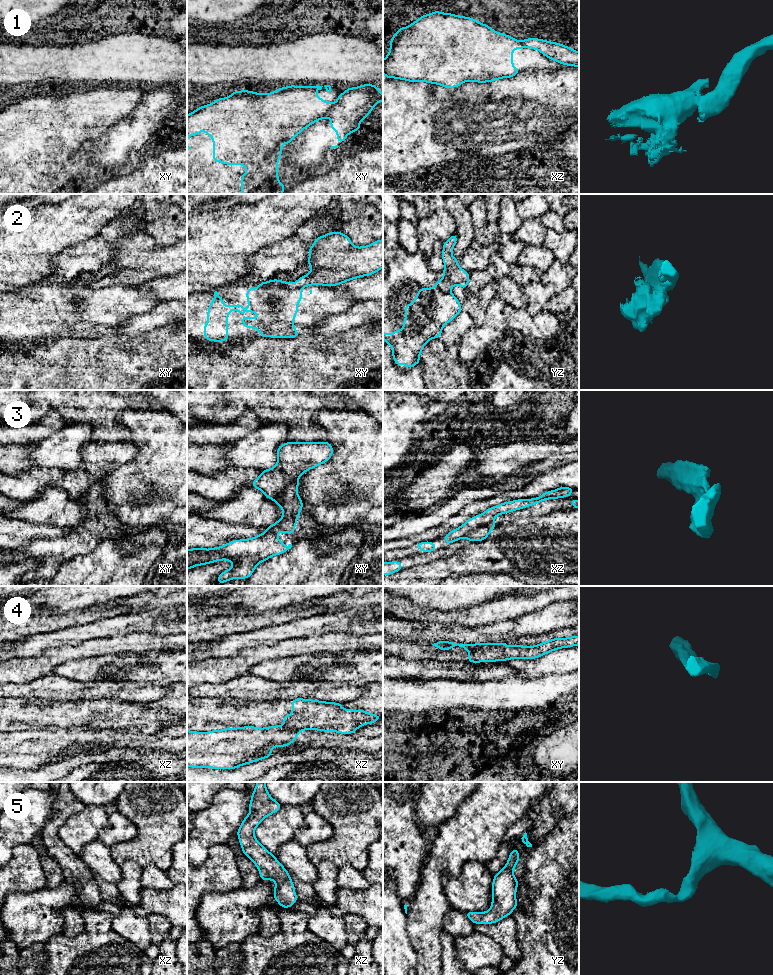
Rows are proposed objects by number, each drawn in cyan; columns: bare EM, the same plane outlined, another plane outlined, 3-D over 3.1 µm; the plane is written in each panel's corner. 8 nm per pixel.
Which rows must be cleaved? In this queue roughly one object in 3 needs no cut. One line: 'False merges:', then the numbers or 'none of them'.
False merges: 1, 2, 3, 4

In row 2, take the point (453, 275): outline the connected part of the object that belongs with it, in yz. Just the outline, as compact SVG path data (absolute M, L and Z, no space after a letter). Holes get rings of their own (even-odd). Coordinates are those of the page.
M455 233L443 244L442 259L445 268L443 278L437 282L443 292L451 291L454 285L459 285L465 289L468 287L470 273L460 268L458 260L451 254L456 242L457 234Z

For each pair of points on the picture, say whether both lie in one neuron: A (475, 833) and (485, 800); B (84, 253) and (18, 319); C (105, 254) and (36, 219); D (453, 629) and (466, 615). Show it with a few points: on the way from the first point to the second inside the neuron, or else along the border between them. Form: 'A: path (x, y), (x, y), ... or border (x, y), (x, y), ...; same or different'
A: path (479, 825), (484, 817), (484, 808); same
B: border (74, 279), (67, 282); different
C: border (102, 229), (98, 236), (66, 247), (61, 252); different
D: border (434, 622), (480, 626); different

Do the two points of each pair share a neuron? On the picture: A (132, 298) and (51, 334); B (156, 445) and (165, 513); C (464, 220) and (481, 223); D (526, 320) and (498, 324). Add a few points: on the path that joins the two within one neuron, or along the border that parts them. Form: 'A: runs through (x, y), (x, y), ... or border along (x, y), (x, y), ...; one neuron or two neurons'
A: runs through (112, 306), (89, 312), (71, 325); one neuron
B: runs through (159, 462), (159, 493), (162, 496); one neuron
C: border along (467, 207), (473, 225), (474, 238); two neurons
D: border along (505, 304), (503, 315), (508, 327); two neurons

